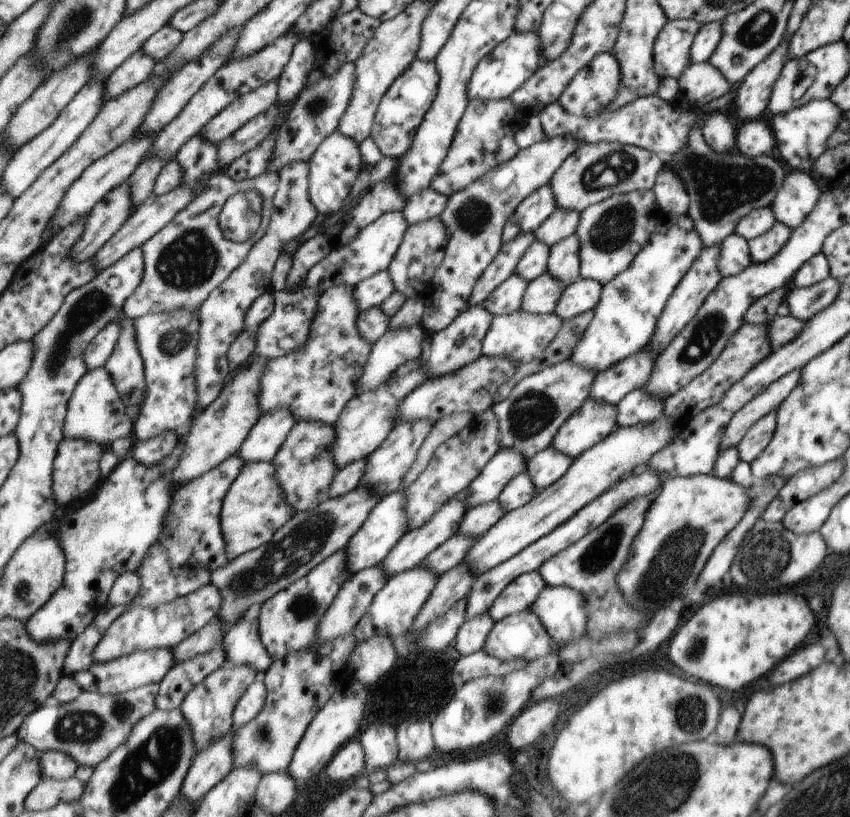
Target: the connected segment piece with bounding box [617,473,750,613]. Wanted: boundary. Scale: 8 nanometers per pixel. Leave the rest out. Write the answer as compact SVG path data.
M712 473L674 477L661 482L659 490L650 502L649 510L646 511L645 523L630 545L626 564L617 576L618 589L622 592L623 600L633 608L639 606L639 612L654 613L660 608L668 608L672 600L685 599L687 592L693 589L691 586L699 570L702 572L714 548L734 530L749 504L750 495L747 489L732 482L731 478L722 479Z

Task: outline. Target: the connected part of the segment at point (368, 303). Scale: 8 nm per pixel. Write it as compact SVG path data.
M381 270L355 284L359 310L379 306L394 291L387 270Z

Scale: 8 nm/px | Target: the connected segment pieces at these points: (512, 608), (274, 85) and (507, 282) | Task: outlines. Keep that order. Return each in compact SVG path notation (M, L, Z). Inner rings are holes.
M537 571L519 575L511 580L487 609L487 616L497 622L509 615L529 609L534 600L545 590L546 581Z
M271 81L231 103L203 128L201 136L219 146L225 138L229 138L247 122L251 122L252 118L265 114L277 101L279 101L279 83Z
M513 273L489 293L489 296L483 300L482 306L490 311L492 317L515 312L521 306L525 288L527 288L527 280Z

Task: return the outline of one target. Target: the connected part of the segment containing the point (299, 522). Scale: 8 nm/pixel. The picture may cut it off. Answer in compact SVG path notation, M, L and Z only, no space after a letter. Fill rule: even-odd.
M360 483L354 491L339 498L329 498L314 511L298 512L266 545L215 571L211 582L219 592L223 592L223 608L219 617L226 630L260 608L277 592L309 575L324 560L343 551L382 500L383 492L379 492L379 488Z

